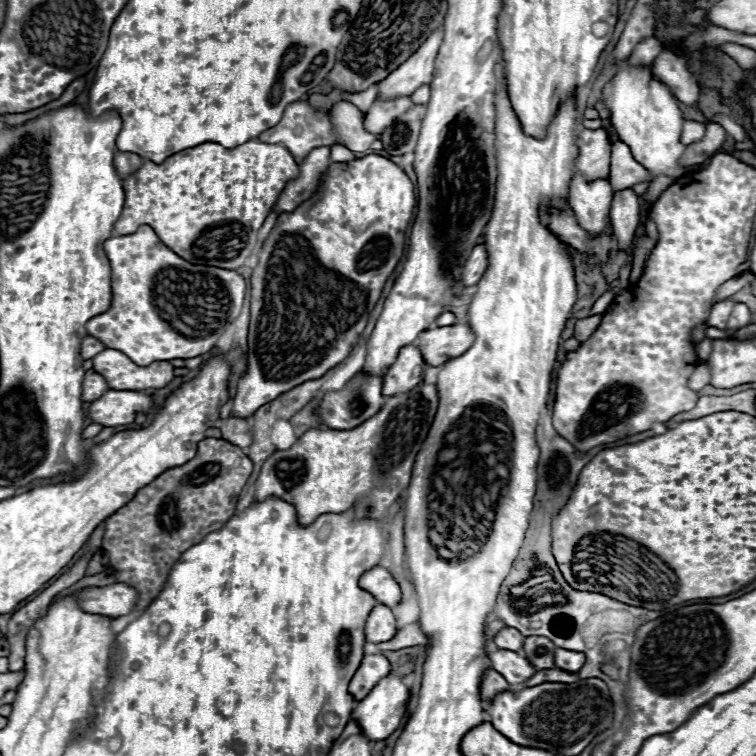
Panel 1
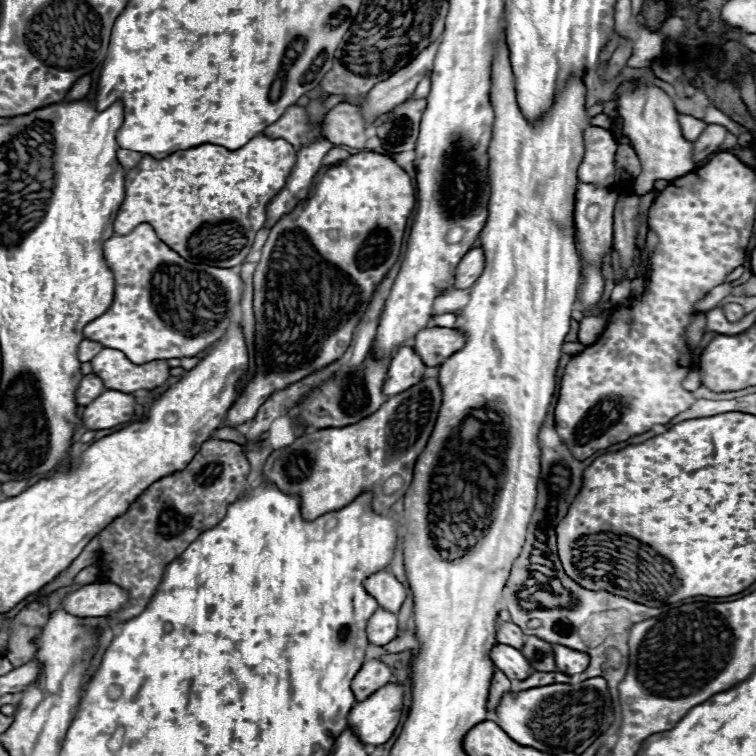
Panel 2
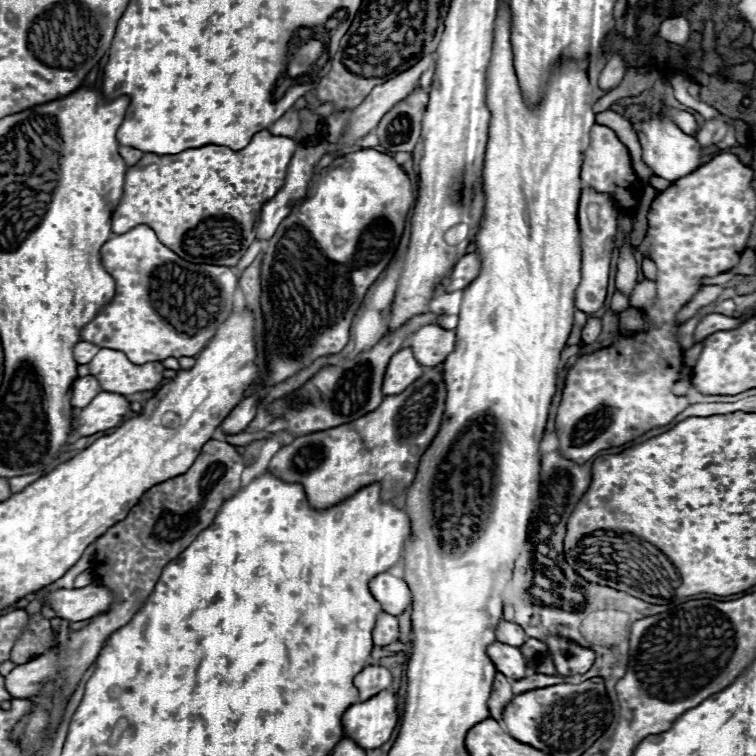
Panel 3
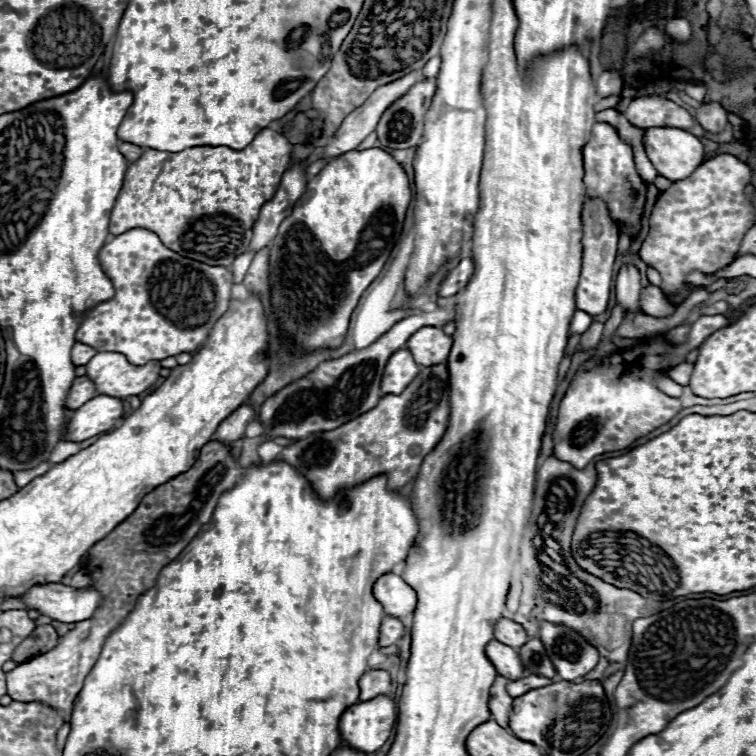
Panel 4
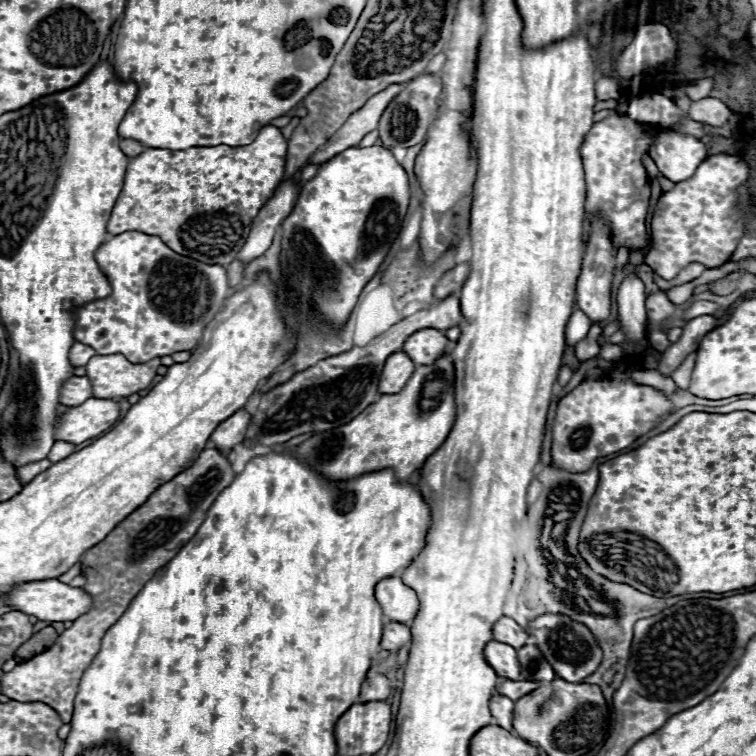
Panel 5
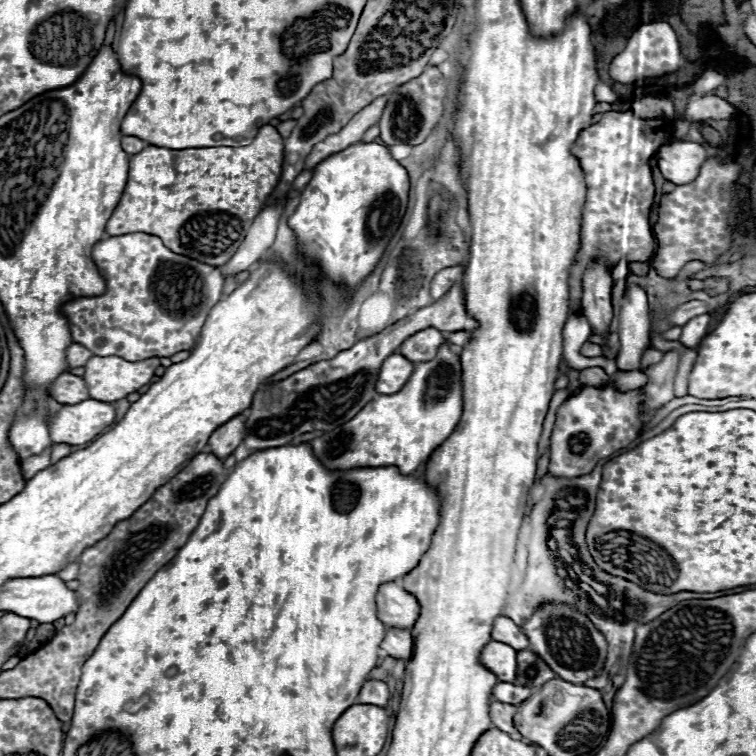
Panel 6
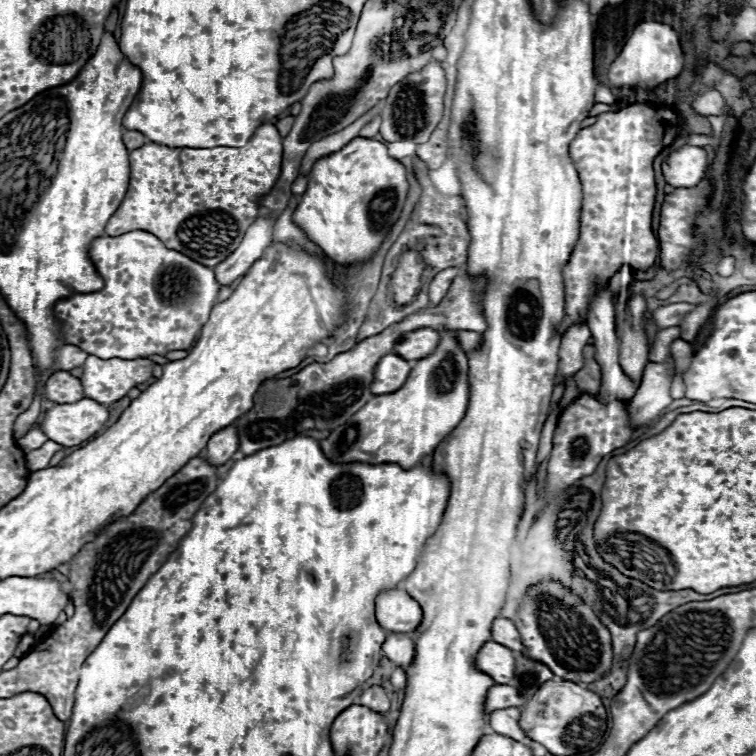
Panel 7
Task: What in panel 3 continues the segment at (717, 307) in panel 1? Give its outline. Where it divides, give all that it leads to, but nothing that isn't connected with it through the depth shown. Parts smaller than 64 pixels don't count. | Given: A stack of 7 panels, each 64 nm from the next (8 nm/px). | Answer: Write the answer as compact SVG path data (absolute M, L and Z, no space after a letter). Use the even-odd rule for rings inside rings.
M714 312L714 314L708 314L708 316L698 324L694 338L696 338L696 342L700 342L700 340L704 340L706 336L710 336L710 334L714 334L714 332L734 330L734 328L742 326L742 322L744 322L744 316L742 316L742 318L728 318L728 316L724 316L724 314L716 314L716 312Z

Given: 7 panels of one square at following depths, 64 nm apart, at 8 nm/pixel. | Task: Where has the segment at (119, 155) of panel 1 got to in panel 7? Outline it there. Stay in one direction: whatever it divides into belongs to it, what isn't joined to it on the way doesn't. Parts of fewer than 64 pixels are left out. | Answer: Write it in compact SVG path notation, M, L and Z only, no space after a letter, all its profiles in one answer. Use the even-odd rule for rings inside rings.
M124 130L122 140L124 140L124 146L126 146L130 152L132 152L132 150L142 148L142 146L148 142L148 138L146 138L146 136L142 136L140 132L130 132L130 130Z

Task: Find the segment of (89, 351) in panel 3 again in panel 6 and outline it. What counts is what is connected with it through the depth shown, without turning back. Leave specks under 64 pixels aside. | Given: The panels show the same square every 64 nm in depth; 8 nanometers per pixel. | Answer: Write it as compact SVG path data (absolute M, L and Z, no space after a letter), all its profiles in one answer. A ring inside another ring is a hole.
M72 344L68 350L66 350L66 362L70 368L76 368L76 366L84 366L94 354L84 348L82 344Z

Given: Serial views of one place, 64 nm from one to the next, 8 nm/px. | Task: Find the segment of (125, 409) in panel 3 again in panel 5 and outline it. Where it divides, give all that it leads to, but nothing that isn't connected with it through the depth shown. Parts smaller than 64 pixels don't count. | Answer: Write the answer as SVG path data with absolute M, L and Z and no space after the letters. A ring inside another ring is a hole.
M90 398L76 408L68 408L56 422L56 440L80 444L94 436L100 436L120 416L120 406L110 398Z

